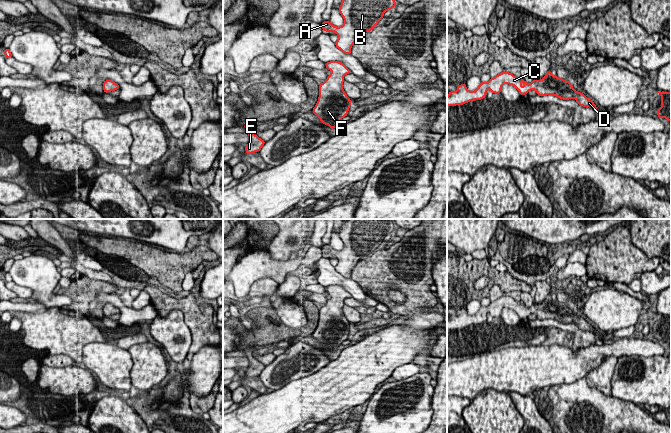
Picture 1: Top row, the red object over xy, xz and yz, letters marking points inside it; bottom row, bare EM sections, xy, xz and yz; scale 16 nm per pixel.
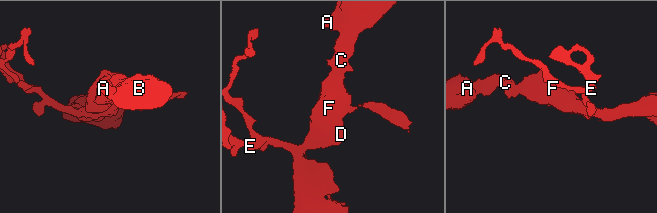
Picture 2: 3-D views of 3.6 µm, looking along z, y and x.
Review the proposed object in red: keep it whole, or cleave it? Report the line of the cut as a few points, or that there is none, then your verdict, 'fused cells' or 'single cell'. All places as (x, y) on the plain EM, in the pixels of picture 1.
no cut | single cell

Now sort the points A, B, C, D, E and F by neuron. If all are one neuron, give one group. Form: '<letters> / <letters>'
A B C D E F

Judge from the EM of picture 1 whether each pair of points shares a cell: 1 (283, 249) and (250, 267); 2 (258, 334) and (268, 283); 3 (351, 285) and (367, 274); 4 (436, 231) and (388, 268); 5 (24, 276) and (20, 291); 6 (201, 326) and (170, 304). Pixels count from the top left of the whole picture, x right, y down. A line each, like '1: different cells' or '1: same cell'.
1: different cells
2: different cells
3: different cells
4: same cell
5: different cells
6: same cell

